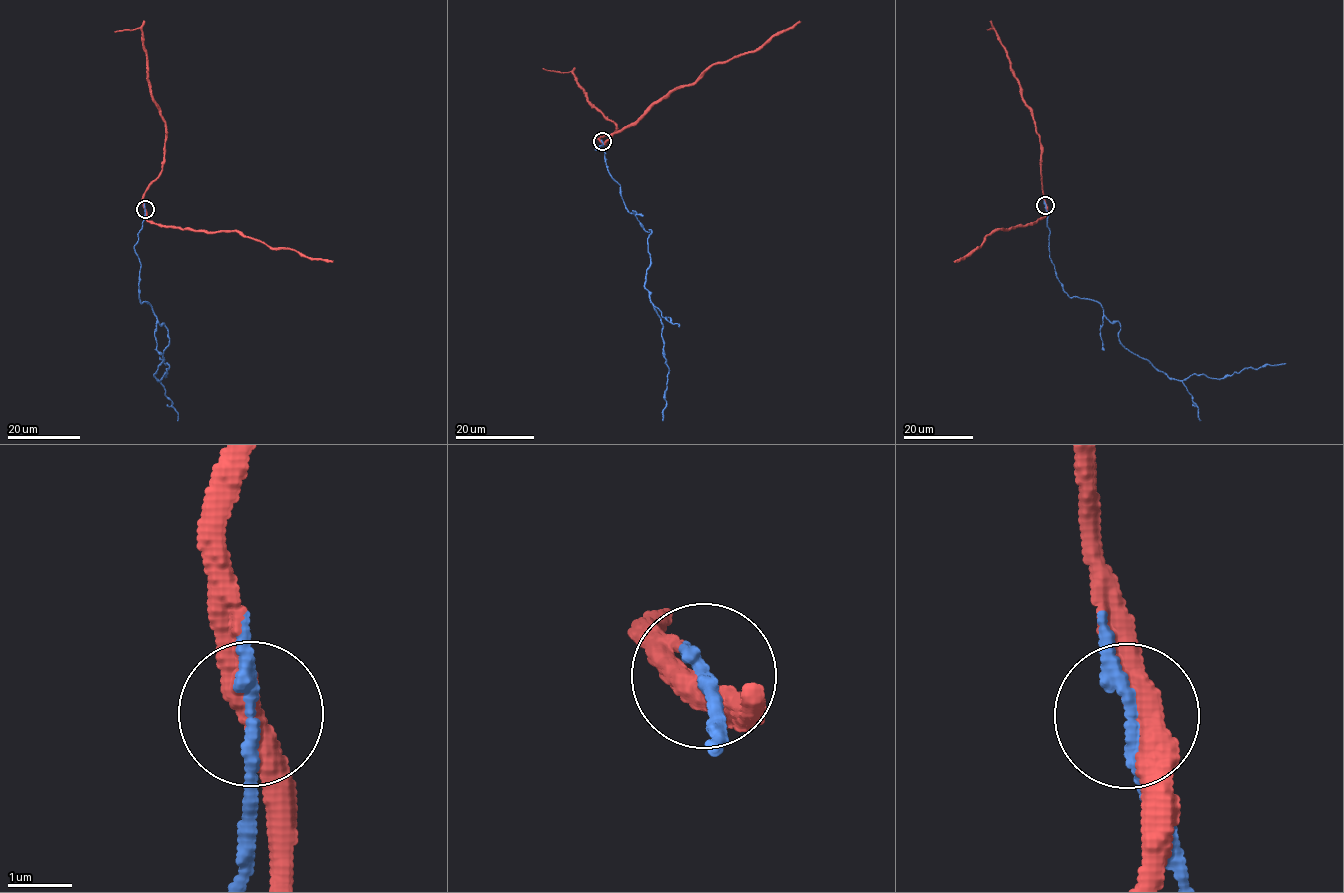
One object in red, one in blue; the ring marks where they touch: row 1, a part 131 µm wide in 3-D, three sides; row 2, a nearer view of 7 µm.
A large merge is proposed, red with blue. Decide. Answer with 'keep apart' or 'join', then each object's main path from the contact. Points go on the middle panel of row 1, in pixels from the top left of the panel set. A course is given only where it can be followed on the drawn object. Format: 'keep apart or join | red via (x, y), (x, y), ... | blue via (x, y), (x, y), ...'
join | red via (602, 142), (598, 138), (616, 132), (615, 124), (588, 100), (570, 72), (543, 68) | blue via (602, 141), (595, 150), (604, 152), (625, 207), (652, 230), (645, 288), (661, 319), (669, 371), (662, 421)

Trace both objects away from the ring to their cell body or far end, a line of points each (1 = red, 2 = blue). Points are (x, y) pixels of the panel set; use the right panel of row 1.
1: (1045, 205), (1040, 135), (1029, 107), (1020, 93), (1007, 51), (996, 30), (993, 28), (987, 30)
2: (1045, 205), (1050, 260), (1062, 289), (1098, 302), (1120, 324), (1126, 348), (1170, 378), (1223, 379), (1286, 363)

